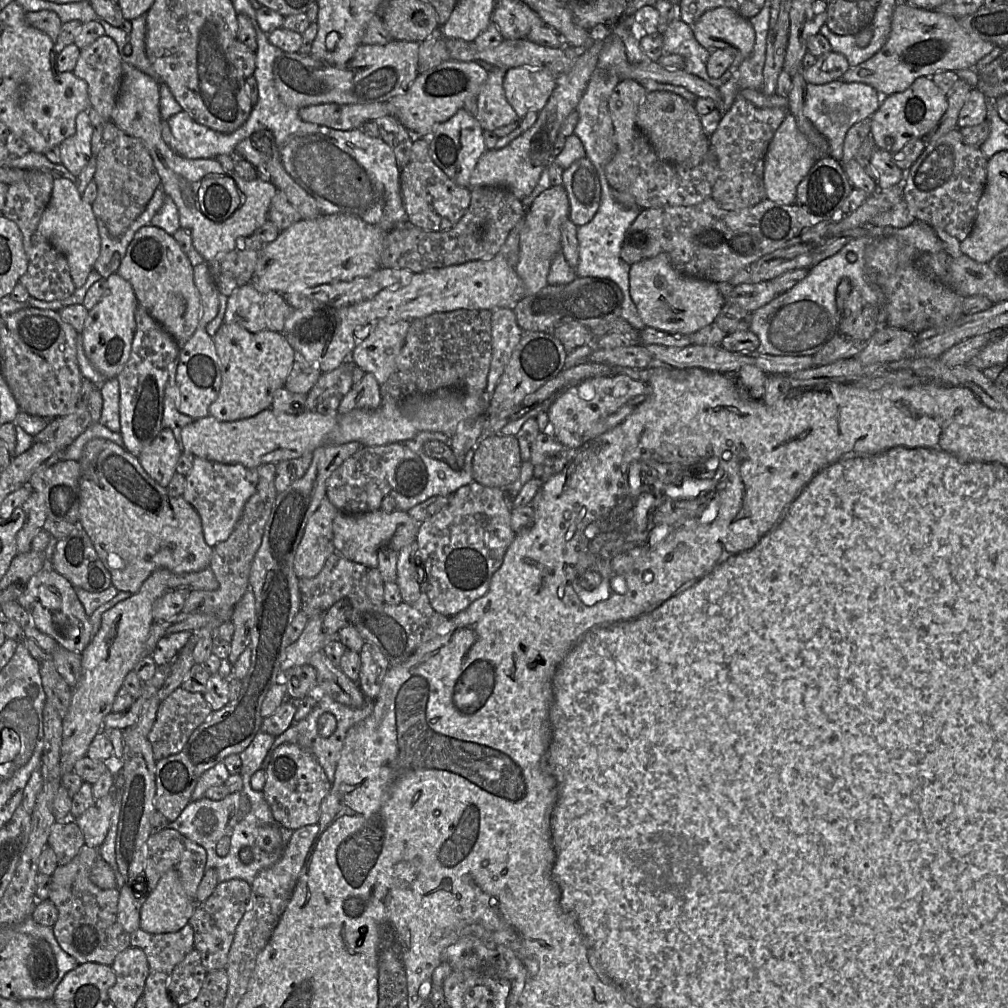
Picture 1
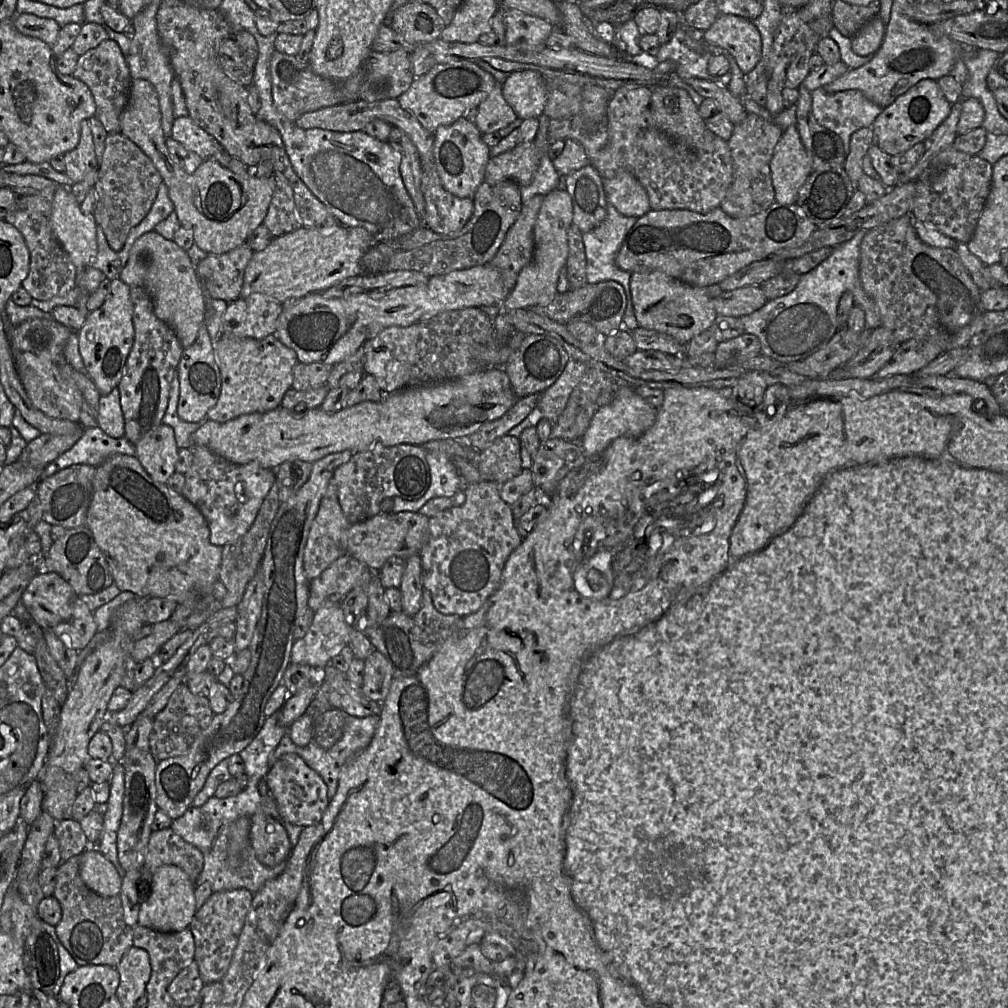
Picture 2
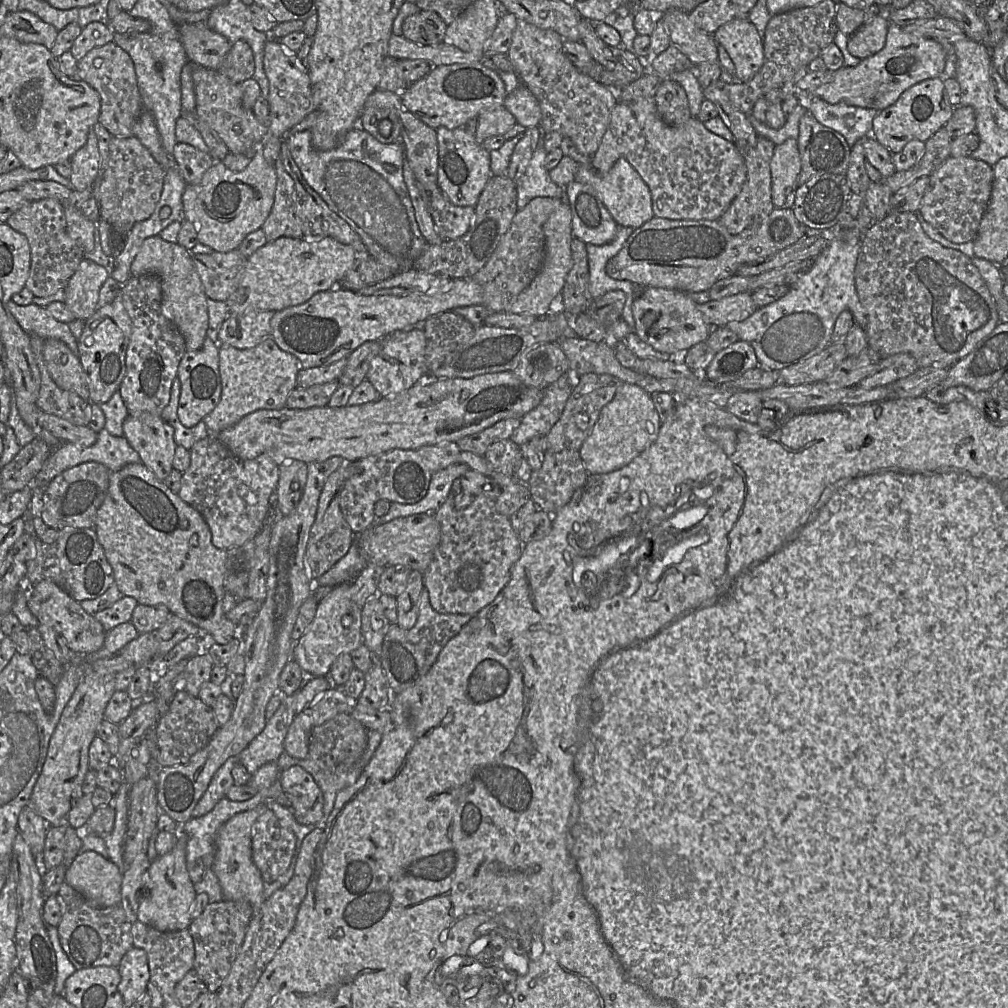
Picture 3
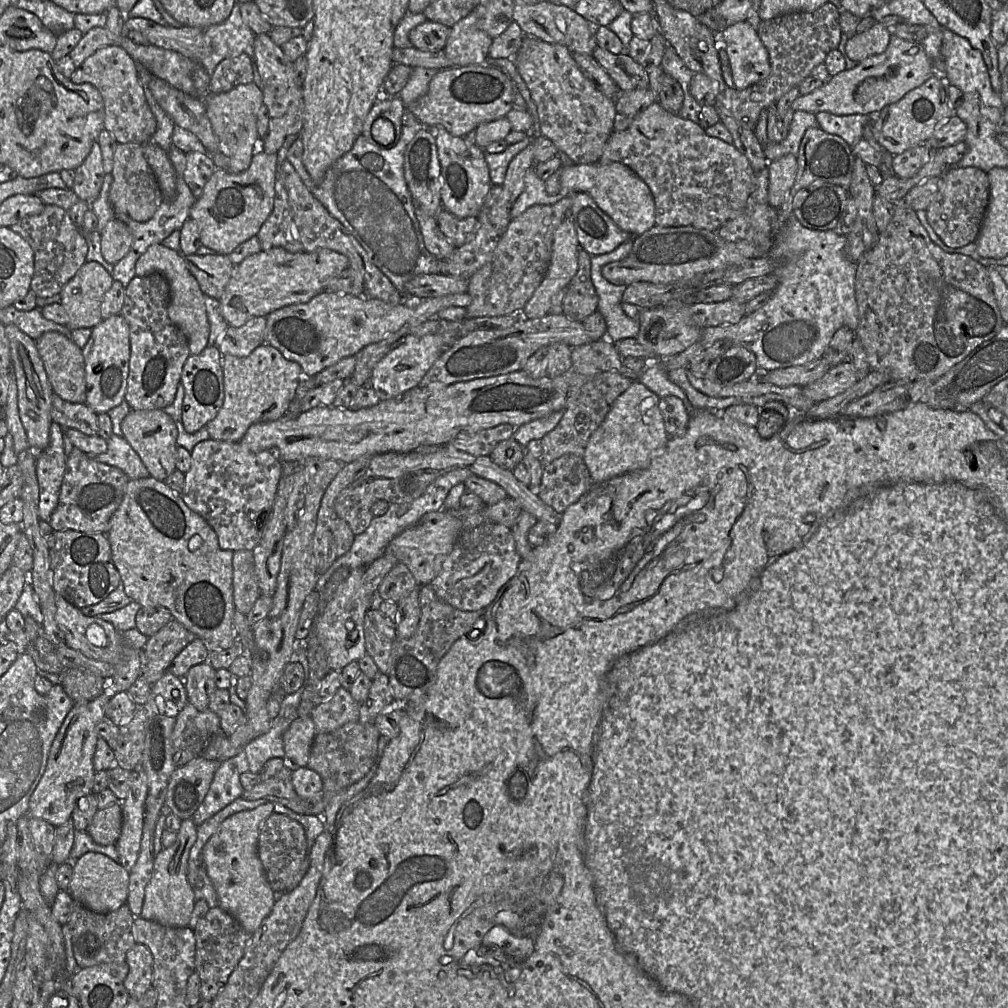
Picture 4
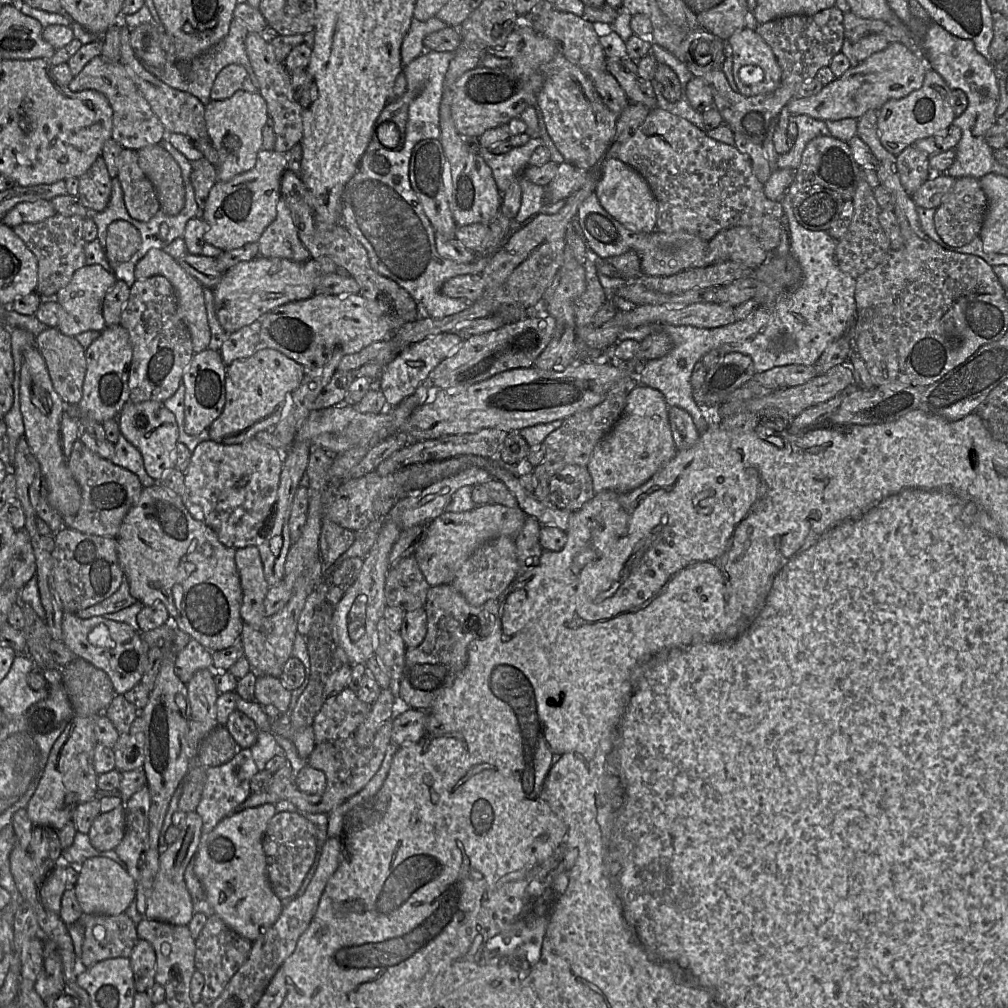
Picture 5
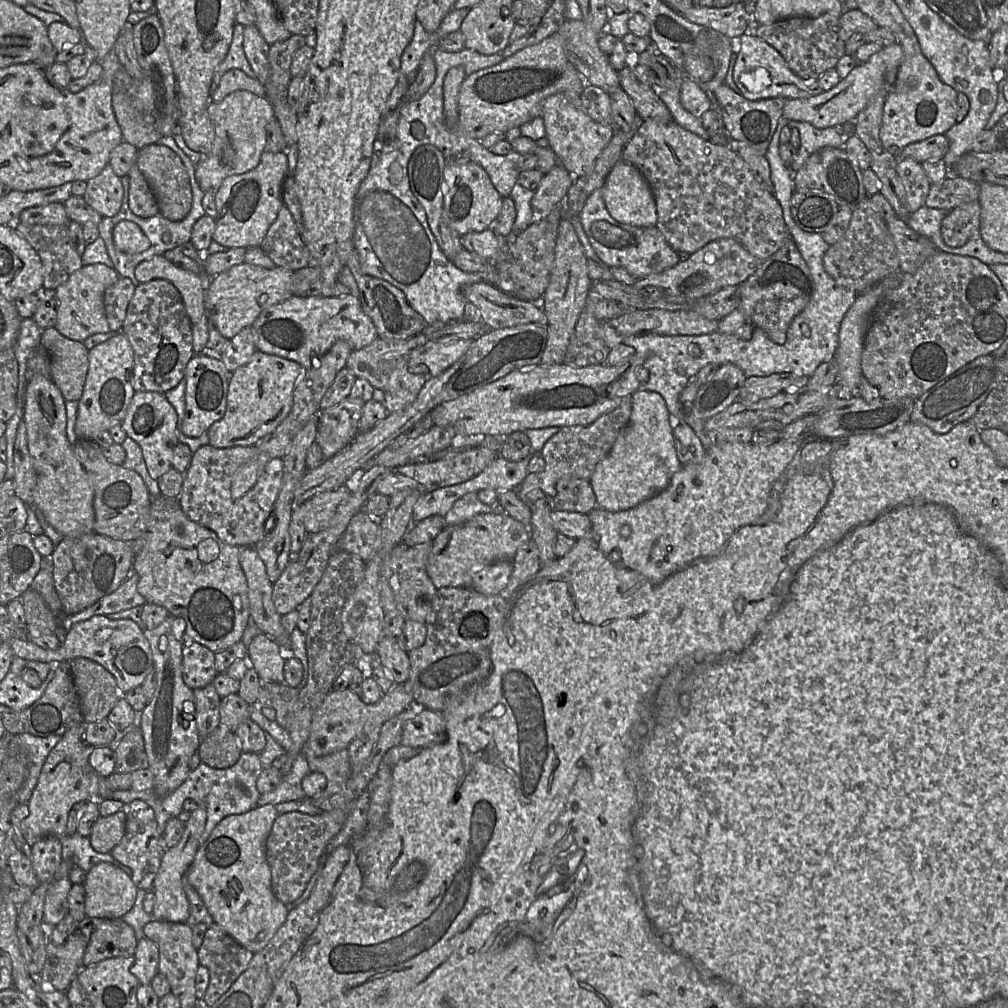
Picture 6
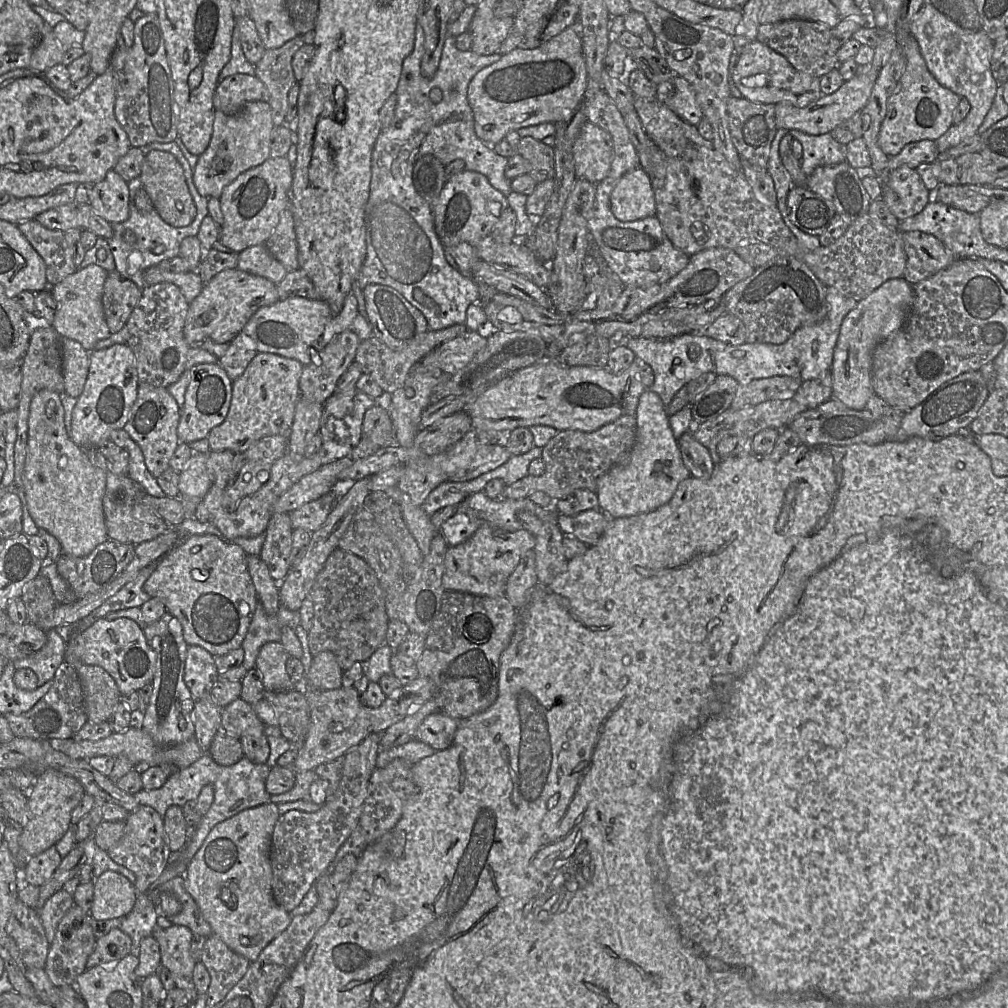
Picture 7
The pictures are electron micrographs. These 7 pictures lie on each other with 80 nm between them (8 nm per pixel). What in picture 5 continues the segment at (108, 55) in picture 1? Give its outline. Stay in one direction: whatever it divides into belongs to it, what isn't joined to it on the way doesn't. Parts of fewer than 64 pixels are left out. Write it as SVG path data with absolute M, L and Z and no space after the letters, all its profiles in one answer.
M101 55L94 57L73 77L69 89L73 92L93 89L107 98L112 109L112 138L124 148L138 151L148 145L162 145L162 141L167 139L162 122L121 62L108 62Z

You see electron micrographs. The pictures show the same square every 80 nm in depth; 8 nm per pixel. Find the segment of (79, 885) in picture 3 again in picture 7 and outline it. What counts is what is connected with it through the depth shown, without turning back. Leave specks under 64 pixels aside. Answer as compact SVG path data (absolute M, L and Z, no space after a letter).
M105 871L94 882L90 915L96 920L125 917L136 903L136 887L124 875Z

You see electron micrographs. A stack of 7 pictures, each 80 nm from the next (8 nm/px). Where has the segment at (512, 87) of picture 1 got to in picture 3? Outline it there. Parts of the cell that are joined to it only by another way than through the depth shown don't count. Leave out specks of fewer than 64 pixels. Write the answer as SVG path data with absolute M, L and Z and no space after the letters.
M520 83L517 88L508 93L504 105L515 117L516 123L526 128L539 127L541 120L540 105L525 84Z

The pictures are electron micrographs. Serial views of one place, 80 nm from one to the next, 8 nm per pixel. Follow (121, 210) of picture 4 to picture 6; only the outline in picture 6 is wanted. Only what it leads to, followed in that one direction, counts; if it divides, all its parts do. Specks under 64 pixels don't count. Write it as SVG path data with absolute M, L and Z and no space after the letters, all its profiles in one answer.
M137 163L131 167L127 176L129 179L128 203L131 211L141 218L151 218L158 214L155 196Z

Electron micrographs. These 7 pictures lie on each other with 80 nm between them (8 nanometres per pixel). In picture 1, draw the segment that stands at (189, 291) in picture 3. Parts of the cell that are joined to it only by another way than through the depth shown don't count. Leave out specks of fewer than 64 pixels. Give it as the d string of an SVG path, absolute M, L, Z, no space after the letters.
M151 225L140 228L130 242L117 274L132 285L139 305L174 338L181 349L197 329L201 301L194 284L193 267L173 236Z

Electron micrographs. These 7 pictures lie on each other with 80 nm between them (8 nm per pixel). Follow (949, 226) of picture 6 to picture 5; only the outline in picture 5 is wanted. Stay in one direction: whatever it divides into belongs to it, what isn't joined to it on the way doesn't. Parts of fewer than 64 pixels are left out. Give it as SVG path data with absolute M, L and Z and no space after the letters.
M963 176L955 179L950 191L944 196L941 204L935 209L934 226L941 239L949 246L961 247L979 236L987 211L987 198L979 179Z

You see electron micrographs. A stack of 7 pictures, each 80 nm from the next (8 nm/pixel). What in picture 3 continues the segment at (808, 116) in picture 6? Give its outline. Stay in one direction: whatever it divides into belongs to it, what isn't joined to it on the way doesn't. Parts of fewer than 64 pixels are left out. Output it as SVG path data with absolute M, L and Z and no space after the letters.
M889 23L886 43L878 53L854 67L843 66L833 73L833 79L811 92L827 103L840 102L848 105L883 110L899 98L909 87L930 78L941 78L946 64L946 54L935 39L916 36L905 32L902 26Z

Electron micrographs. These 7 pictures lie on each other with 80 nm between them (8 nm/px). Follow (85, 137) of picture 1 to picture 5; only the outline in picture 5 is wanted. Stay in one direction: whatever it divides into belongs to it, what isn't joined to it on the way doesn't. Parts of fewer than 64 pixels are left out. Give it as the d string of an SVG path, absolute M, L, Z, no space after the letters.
M99 156L78 179L78 197L82 204L90 212L103 211L108 205L112 191L112 178L103 157Z

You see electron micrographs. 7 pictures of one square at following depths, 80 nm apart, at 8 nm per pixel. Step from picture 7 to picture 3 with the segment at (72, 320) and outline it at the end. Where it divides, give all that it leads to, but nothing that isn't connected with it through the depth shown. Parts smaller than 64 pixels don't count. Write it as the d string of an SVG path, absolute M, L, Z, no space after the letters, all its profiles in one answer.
M84 258L64 288L64 303L76 319L86 321L98 309L99 292L109 274L94 261Z

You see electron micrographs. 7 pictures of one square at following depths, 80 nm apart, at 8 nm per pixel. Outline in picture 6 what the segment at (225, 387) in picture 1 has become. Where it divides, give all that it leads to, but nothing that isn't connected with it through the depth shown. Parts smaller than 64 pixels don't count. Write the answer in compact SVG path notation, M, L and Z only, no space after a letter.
M257 350L245 365L229 374L226 411L224 416L209 428L209 444L216 448L252 446L273 432L291 410L293 391L303 371L304 368L295 361Z

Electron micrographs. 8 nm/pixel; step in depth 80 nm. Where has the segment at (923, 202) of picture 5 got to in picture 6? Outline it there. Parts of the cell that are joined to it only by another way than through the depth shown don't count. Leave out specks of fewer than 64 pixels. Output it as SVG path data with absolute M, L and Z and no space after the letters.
M948 171L945 178L930 185L924 205L949 211L955 207L978 200L979 193L978 183L949 174Z

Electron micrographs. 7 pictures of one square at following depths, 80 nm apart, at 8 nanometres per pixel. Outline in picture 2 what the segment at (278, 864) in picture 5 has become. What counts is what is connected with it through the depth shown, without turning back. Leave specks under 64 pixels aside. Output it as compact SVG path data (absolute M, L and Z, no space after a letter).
M257 811L251 817L250 844L256 858L267 867L287 861L292 845L286 829L272 816Z

